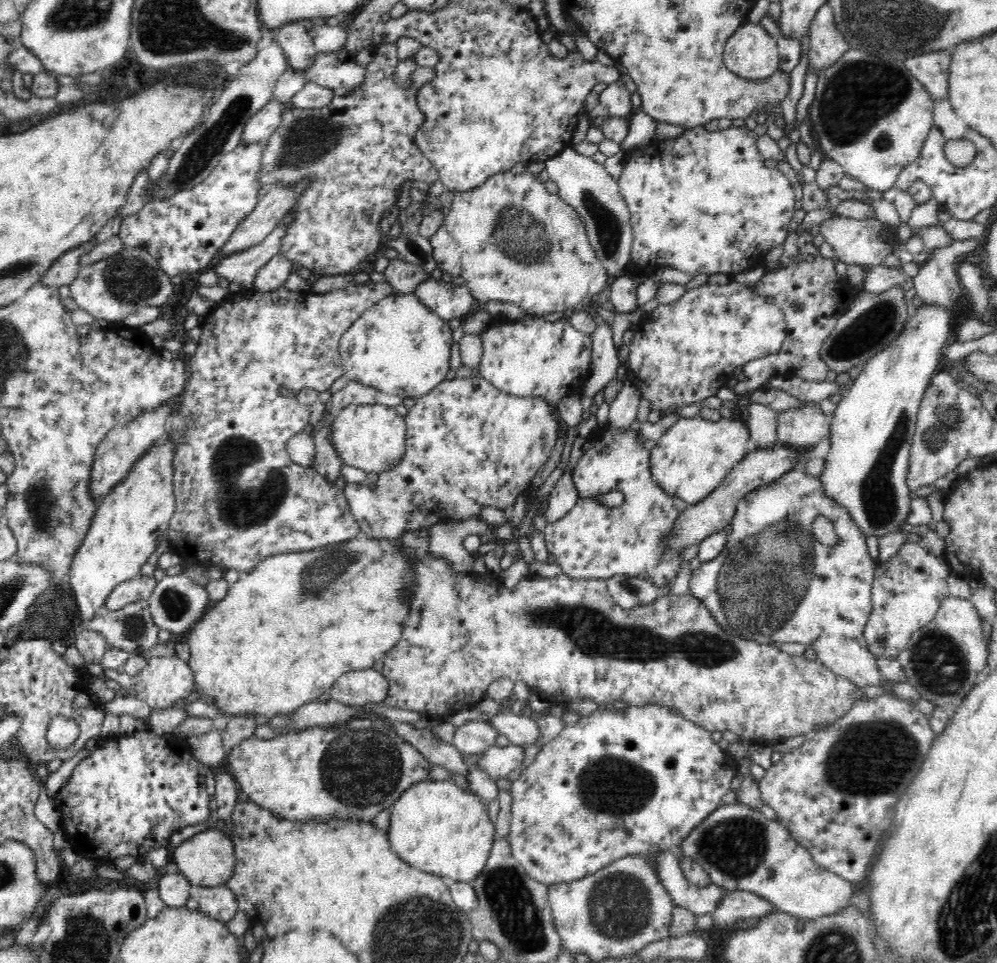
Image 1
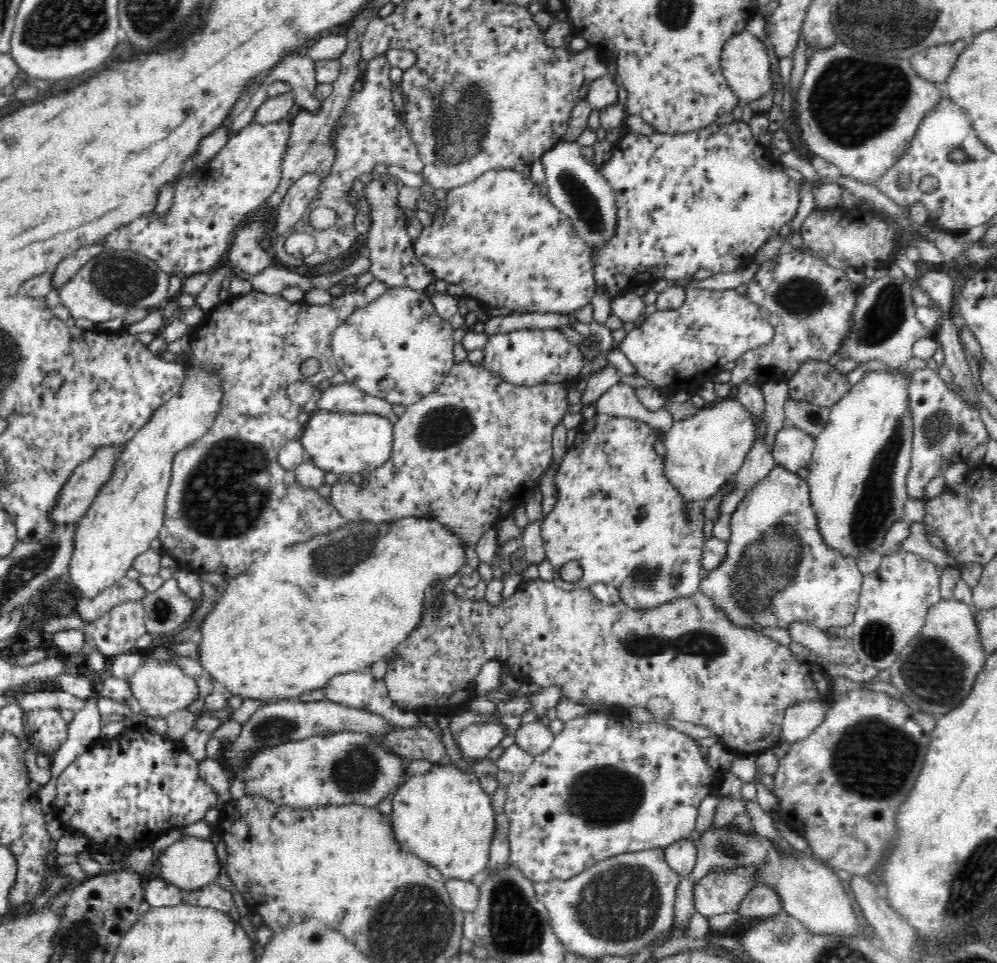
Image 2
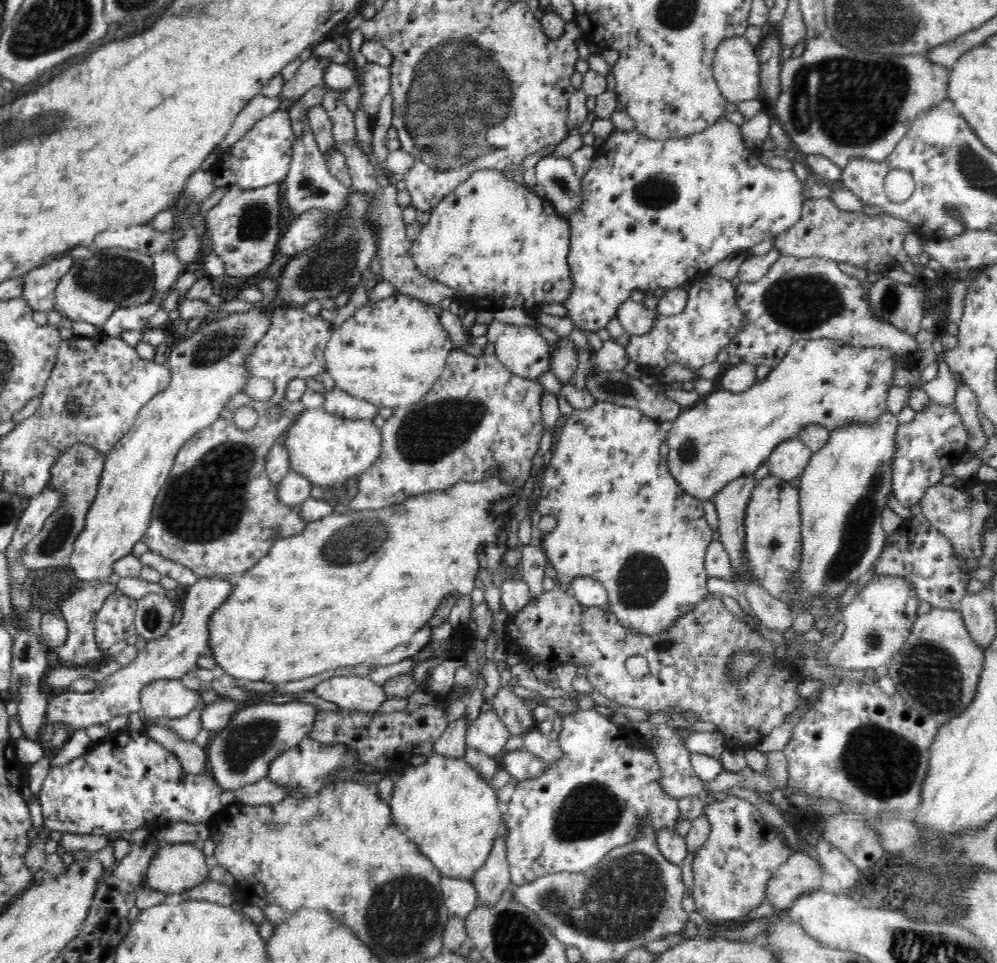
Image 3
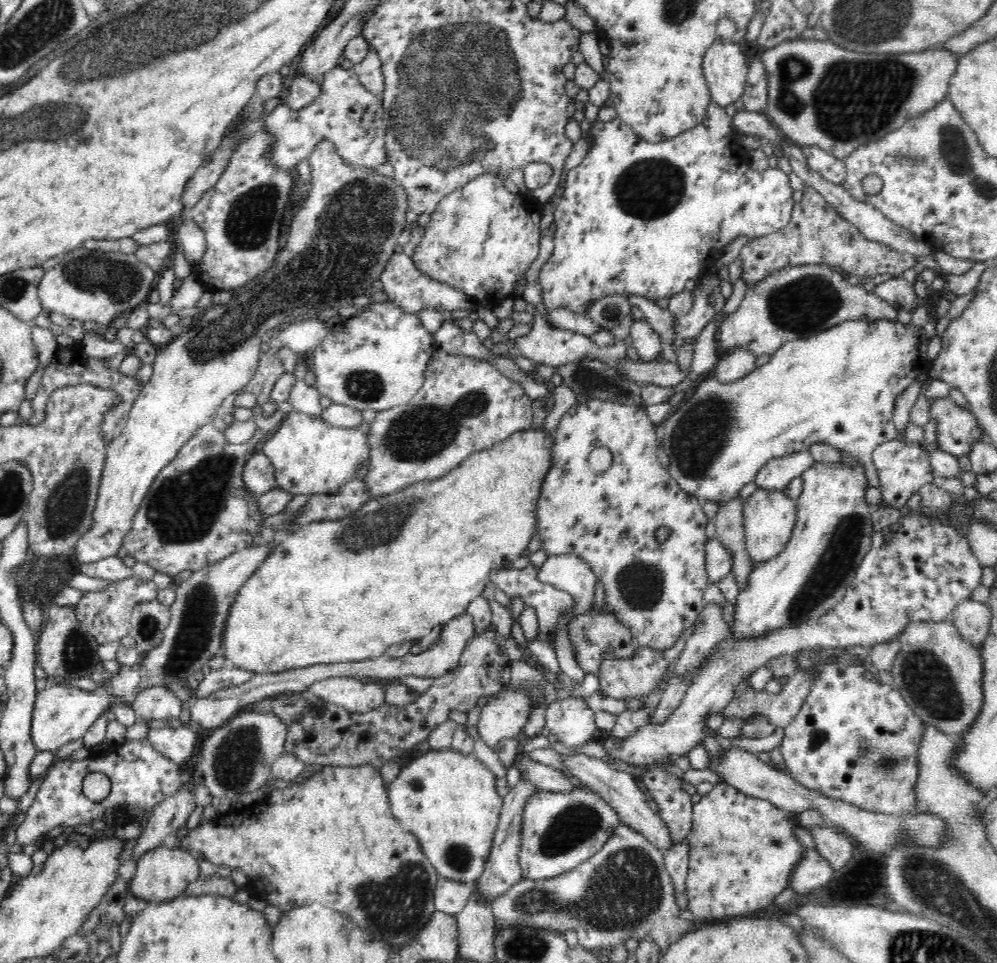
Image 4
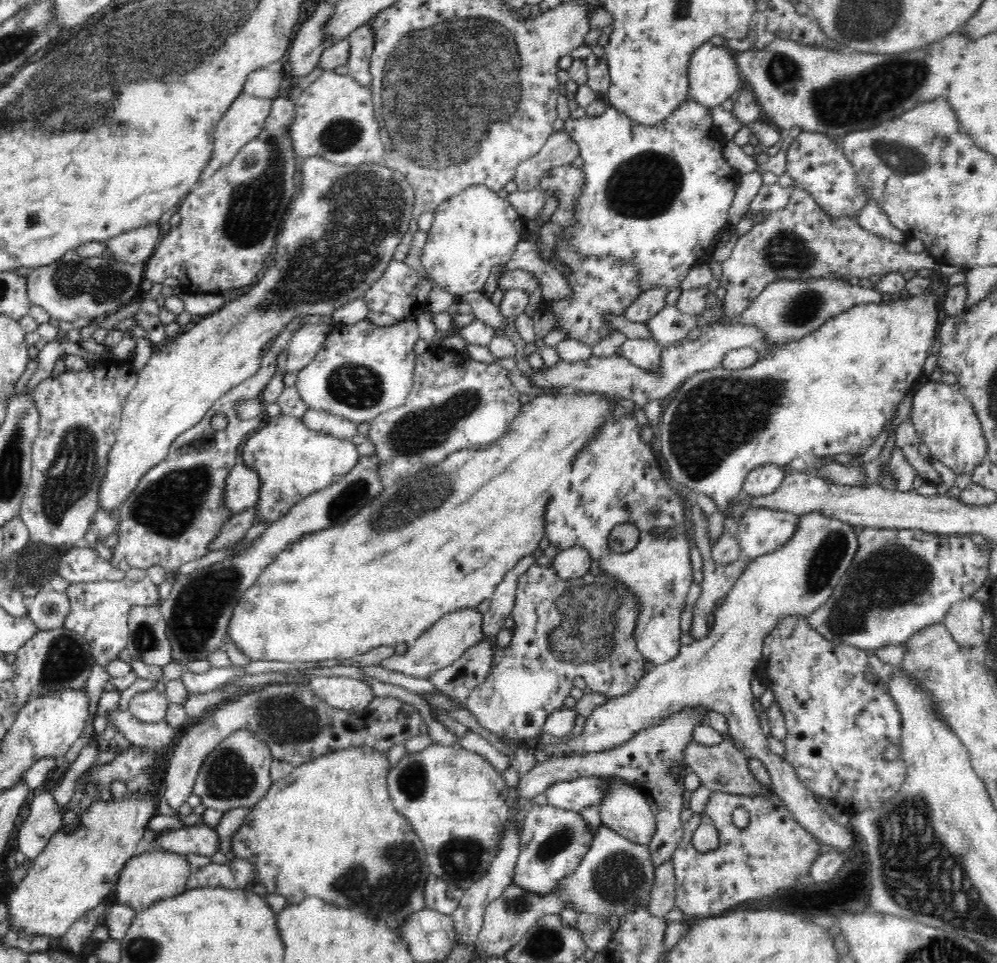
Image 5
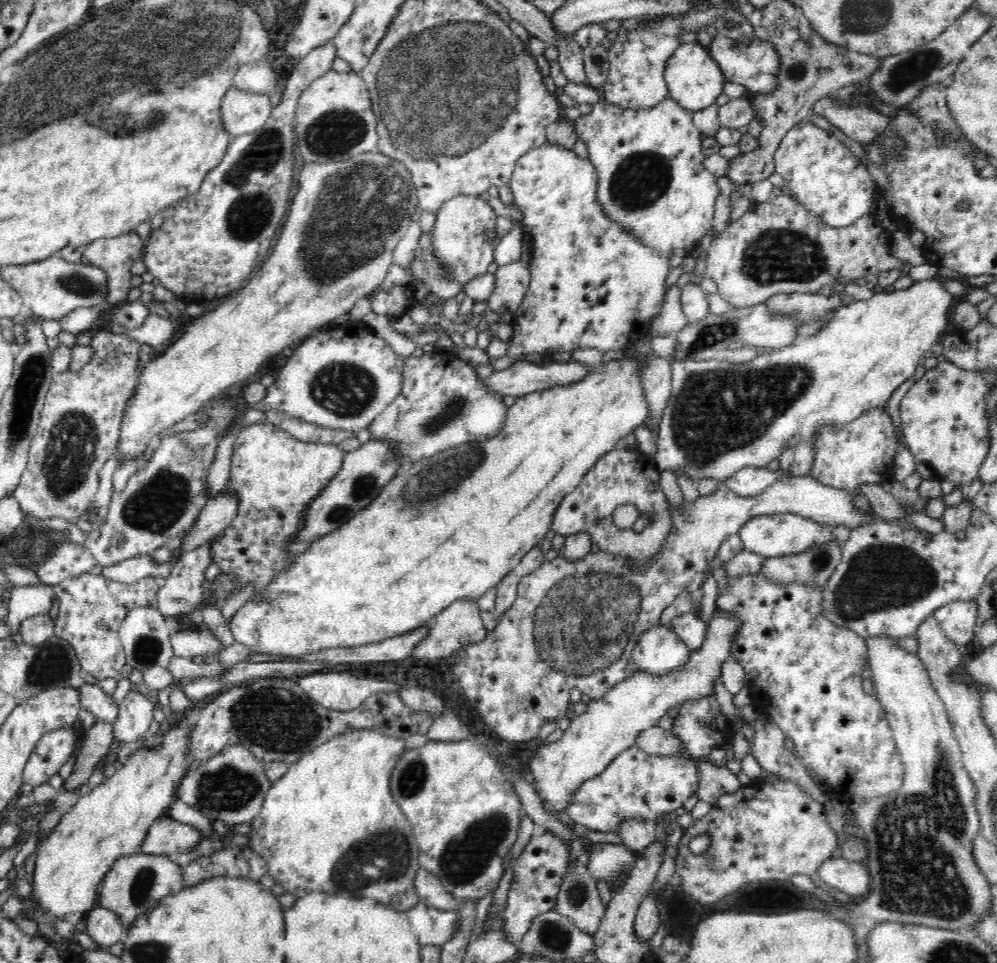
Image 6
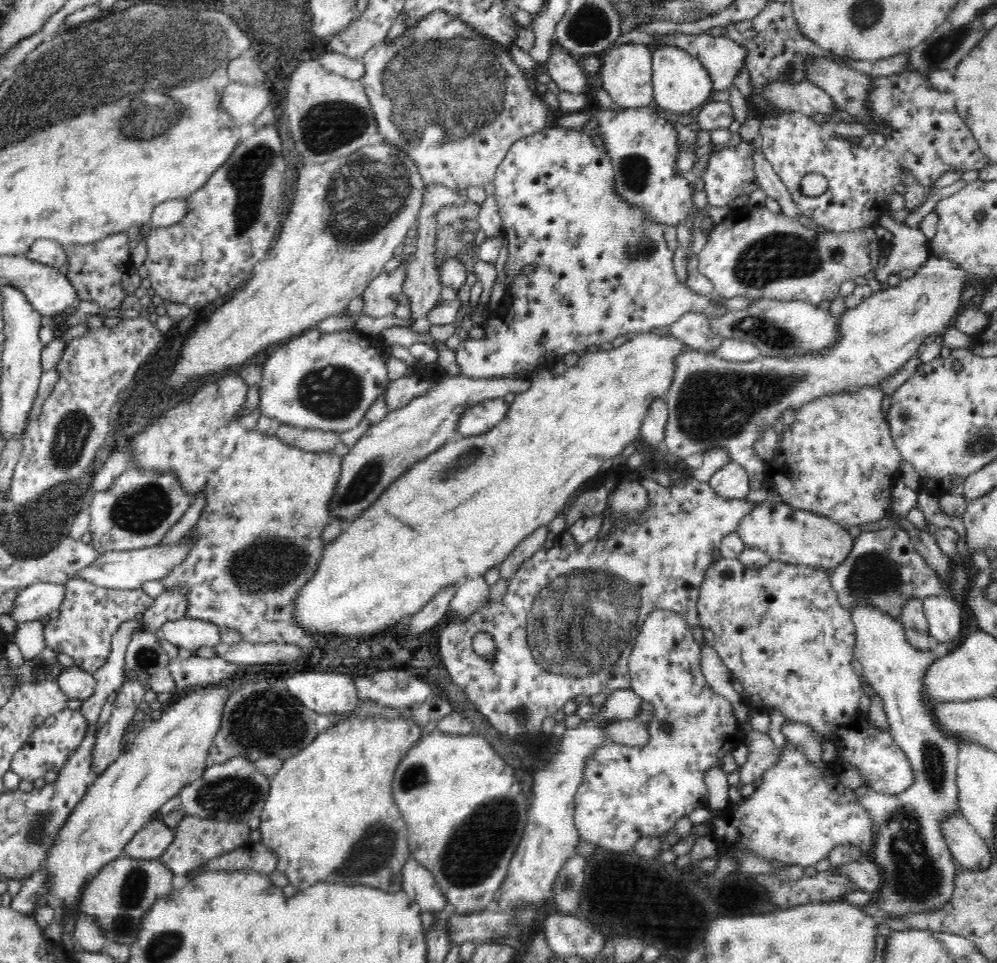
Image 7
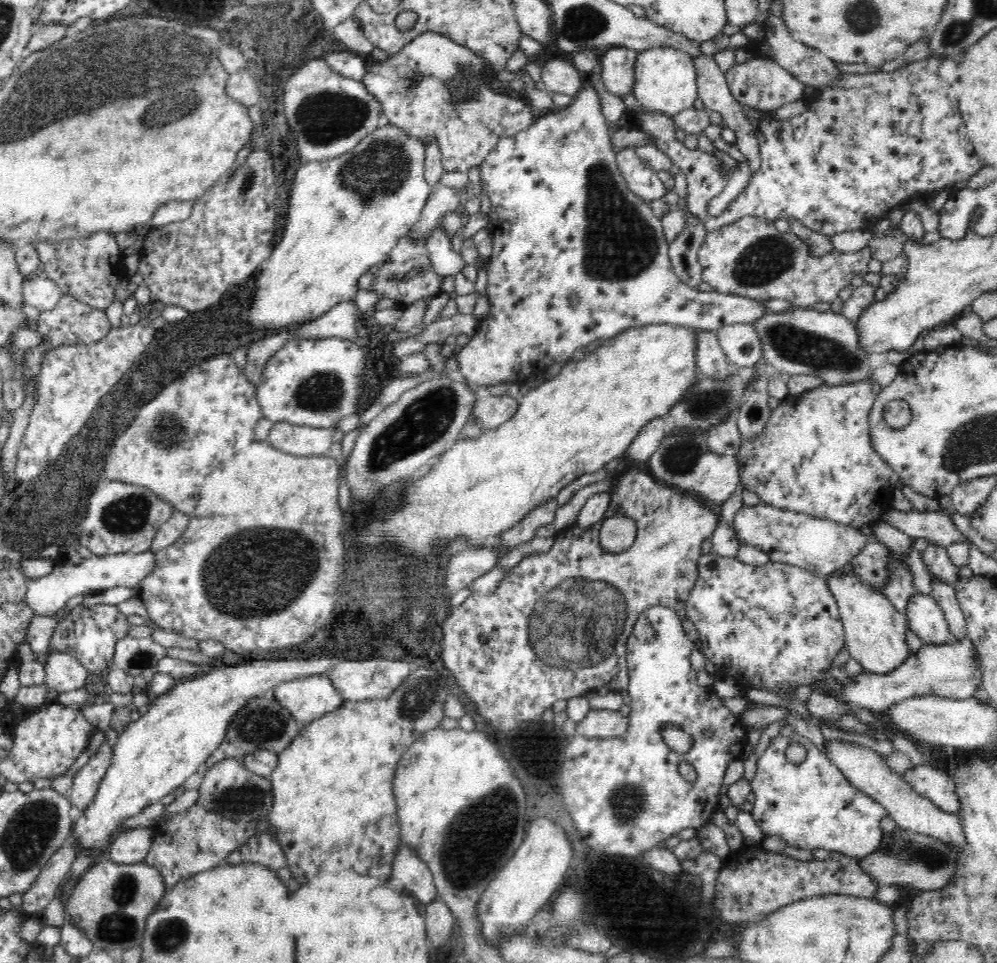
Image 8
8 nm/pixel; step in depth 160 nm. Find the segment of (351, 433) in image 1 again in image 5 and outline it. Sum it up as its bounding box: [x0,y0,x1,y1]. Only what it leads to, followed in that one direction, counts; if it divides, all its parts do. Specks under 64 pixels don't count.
[242,414,359,526]

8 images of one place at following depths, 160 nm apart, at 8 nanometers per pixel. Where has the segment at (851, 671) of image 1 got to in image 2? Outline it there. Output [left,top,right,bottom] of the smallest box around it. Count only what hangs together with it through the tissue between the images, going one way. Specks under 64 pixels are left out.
[788,622,858,664]

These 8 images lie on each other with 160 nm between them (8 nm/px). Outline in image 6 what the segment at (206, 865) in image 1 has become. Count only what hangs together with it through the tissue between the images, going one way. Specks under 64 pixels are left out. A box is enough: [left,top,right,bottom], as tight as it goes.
[97,852,184,930]

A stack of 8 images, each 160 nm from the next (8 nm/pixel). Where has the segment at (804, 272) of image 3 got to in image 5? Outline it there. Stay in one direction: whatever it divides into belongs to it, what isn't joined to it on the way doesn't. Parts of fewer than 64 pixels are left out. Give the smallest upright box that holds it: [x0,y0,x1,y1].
[739,277,881,345]

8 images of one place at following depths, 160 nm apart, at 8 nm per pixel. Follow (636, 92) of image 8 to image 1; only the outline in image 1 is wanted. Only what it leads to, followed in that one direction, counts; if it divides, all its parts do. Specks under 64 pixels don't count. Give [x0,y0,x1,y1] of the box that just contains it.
[723,23,780,83]

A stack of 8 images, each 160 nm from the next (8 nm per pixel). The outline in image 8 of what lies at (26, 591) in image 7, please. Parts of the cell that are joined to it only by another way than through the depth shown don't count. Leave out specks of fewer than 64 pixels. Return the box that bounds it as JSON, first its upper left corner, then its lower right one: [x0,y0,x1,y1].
[26,553,154,617]

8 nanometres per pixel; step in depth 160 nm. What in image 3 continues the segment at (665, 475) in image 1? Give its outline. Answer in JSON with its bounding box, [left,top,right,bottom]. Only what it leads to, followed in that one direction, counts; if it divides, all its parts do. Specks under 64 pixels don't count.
[665,337,894,500]

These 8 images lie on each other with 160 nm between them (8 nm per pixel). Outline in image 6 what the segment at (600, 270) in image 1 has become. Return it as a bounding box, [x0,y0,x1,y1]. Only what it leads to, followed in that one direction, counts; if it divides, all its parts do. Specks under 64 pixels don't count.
[431,195,498,287]

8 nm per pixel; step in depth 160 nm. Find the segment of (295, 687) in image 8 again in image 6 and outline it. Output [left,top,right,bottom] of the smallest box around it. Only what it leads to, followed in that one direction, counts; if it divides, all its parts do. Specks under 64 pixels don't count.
[296,670,403,711]

